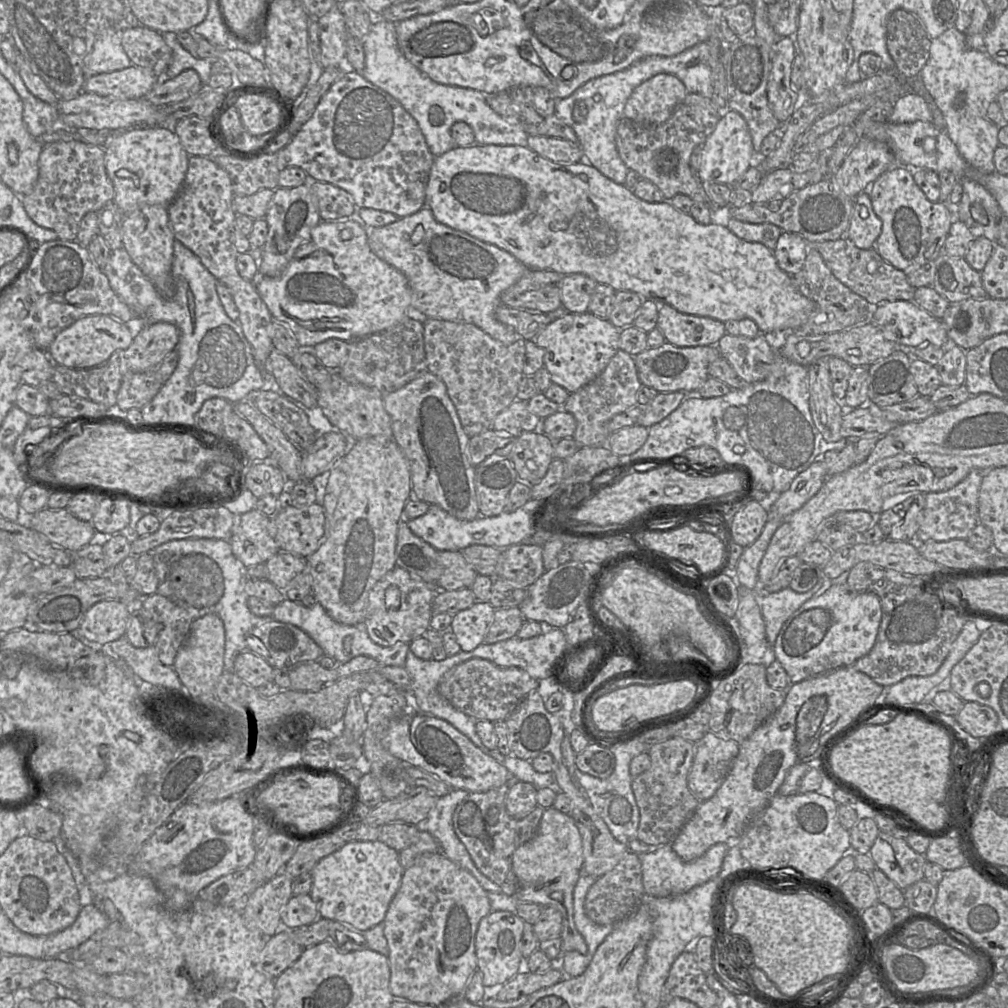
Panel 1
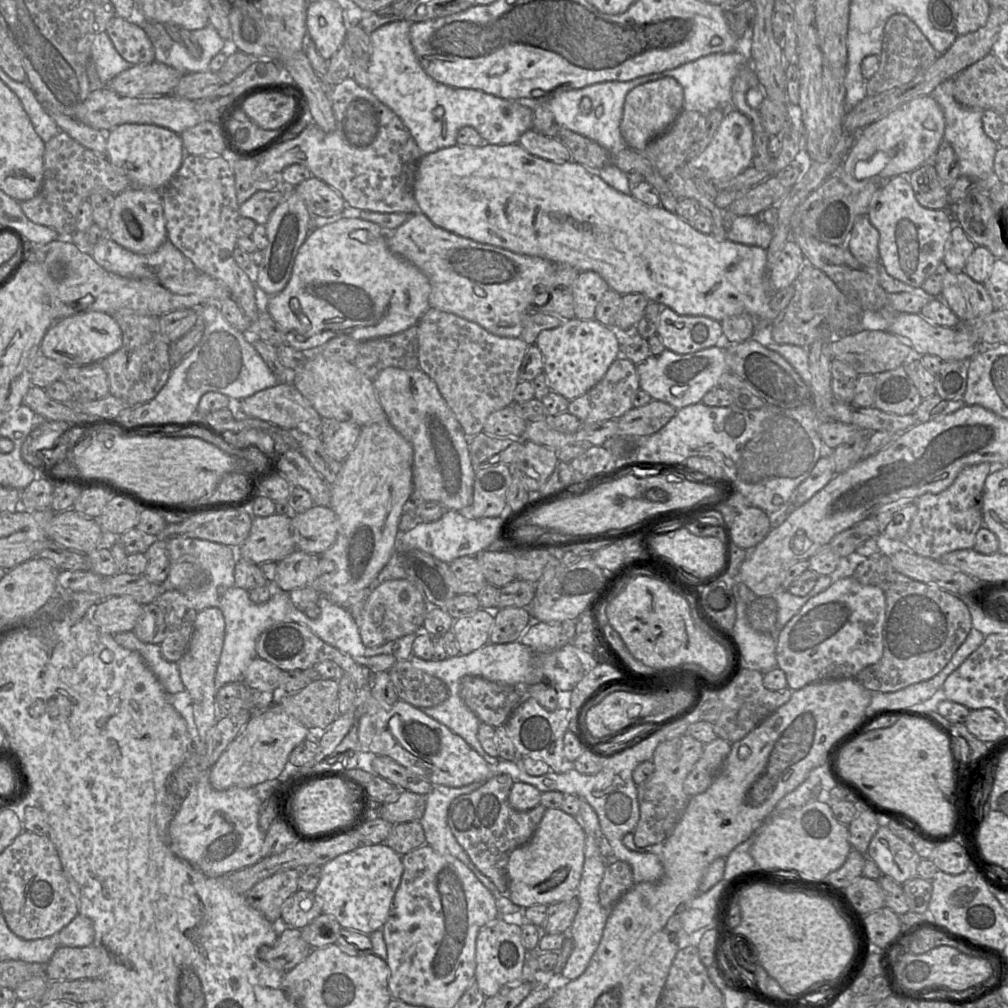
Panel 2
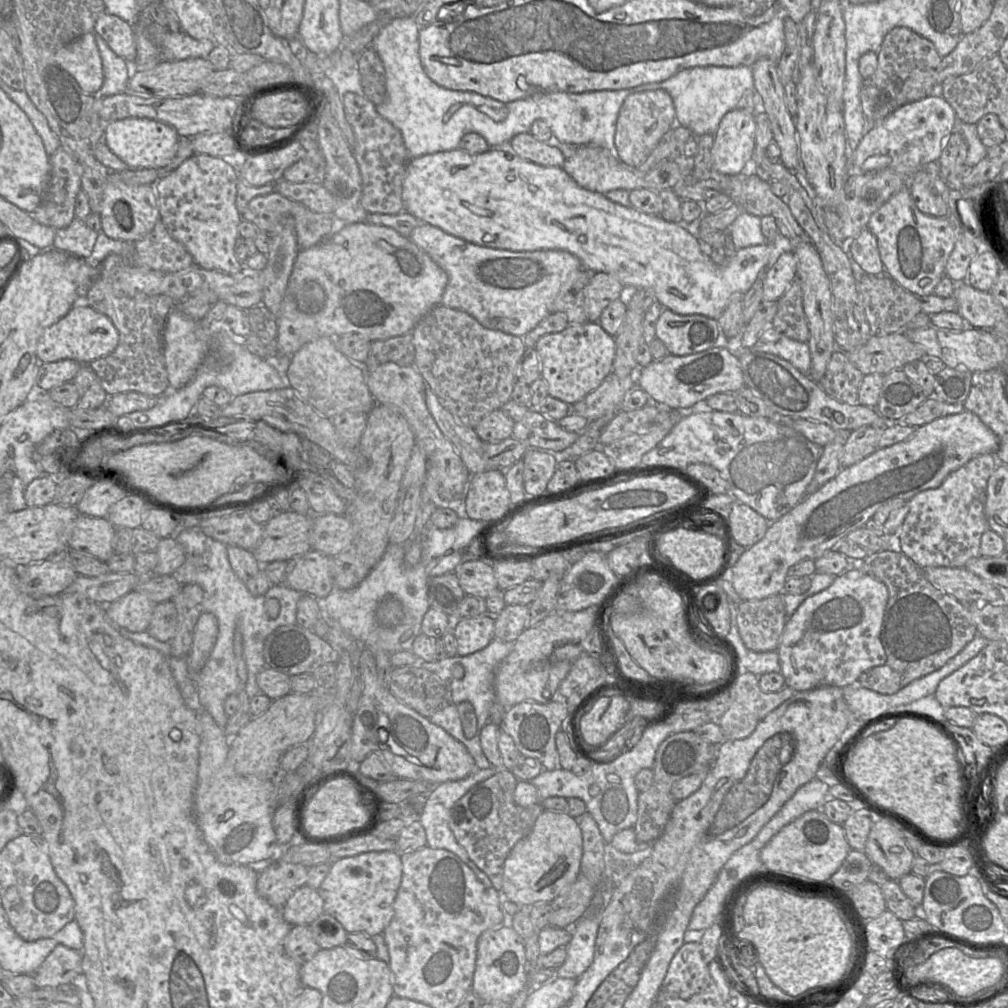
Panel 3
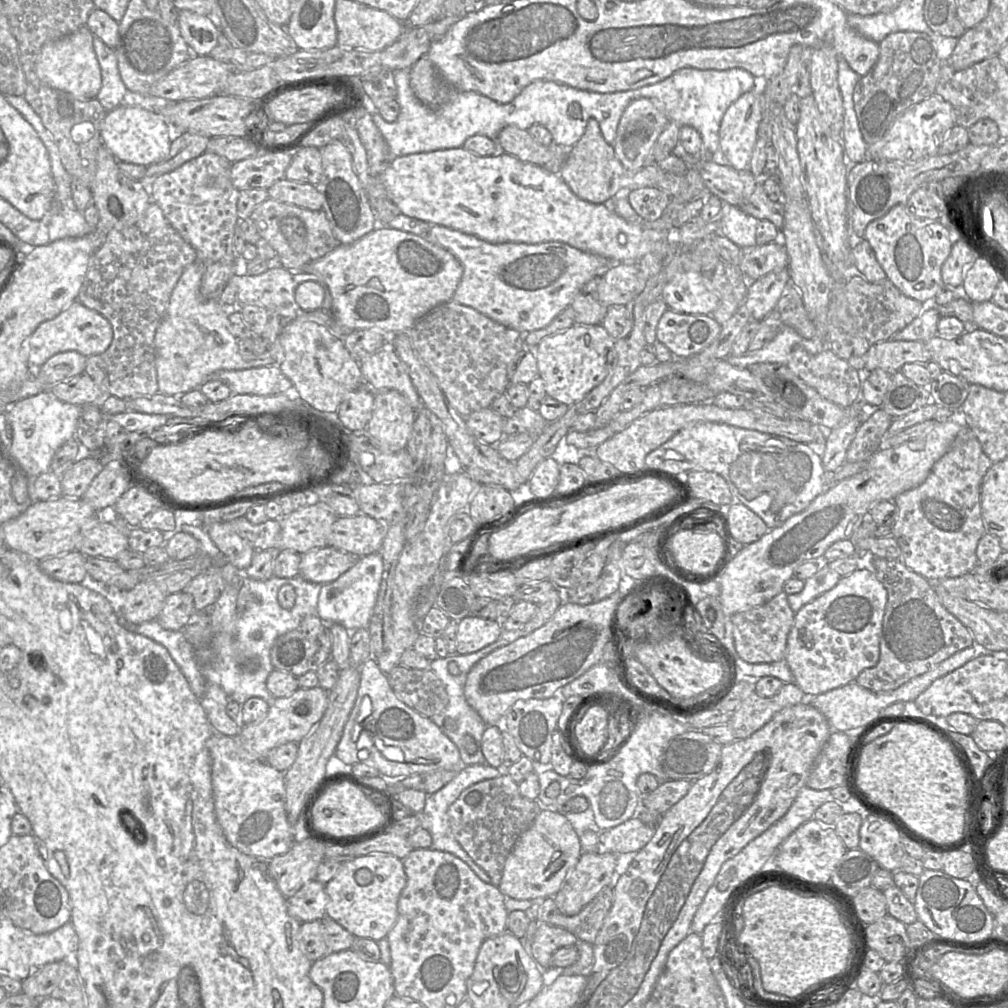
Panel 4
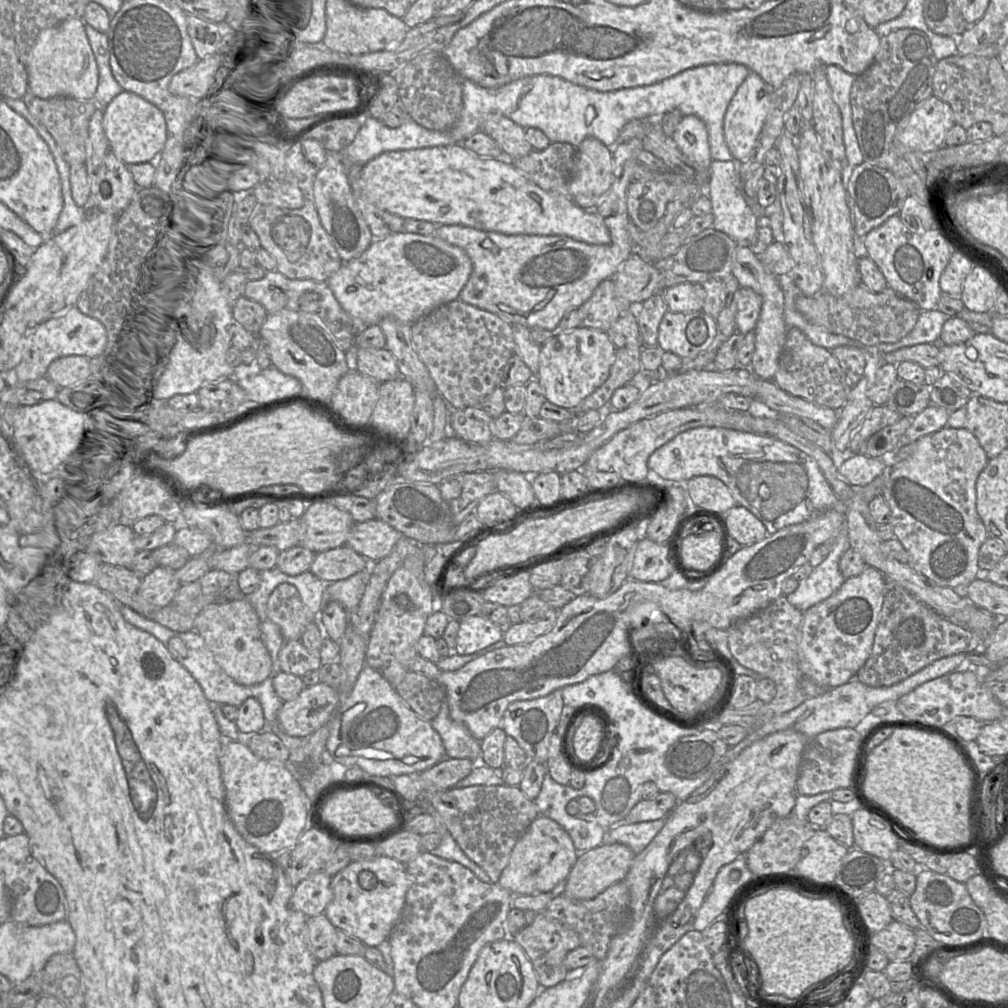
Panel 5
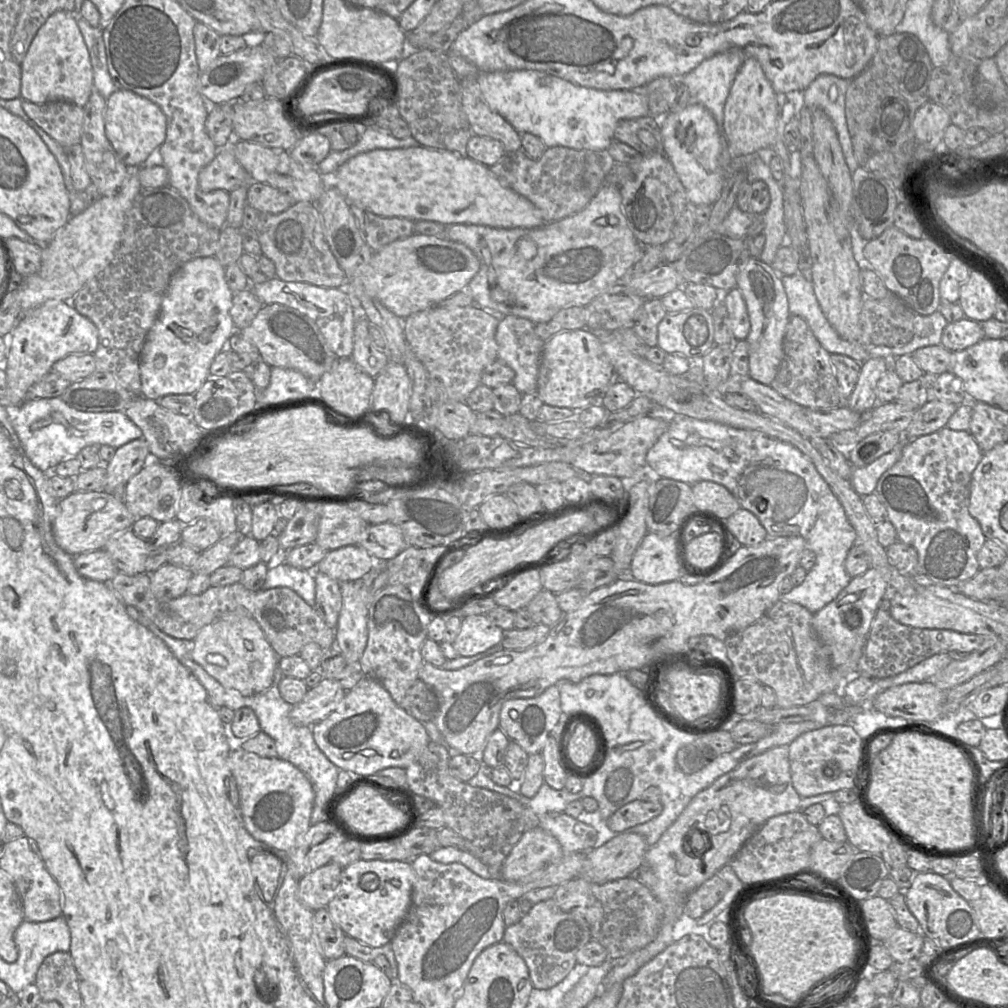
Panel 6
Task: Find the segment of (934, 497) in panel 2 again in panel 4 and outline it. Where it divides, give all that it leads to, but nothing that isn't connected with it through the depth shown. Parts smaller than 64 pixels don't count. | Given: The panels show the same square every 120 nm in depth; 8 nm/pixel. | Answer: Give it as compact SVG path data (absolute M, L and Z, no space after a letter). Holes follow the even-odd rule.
M963 428L956 436L949 450L933 465L926 480L919 486L895 497L896 520L891 535L902 551L905 566L931 582L944 578L960 577L973 572L978 564L976 548L986 533L981 515L981 485L993 462L982 450L975 434Z

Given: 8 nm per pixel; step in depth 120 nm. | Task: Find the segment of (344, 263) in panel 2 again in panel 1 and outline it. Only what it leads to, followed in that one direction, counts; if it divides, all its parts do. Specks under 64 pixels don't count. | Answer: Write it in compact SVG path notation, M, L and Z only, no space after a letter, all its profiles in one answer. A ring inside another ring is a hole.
M358 209L349 218L340 218L338 220L322 220L311 231L310 237L303 242L296 250L293 258L287 265L286 269L277 277L258 276L254 280L255 287L269 309L274 320L284 324L294 336L301 347L314 347L330 338L337 338L350 342L354 339L363 338L371 334L383 331L400 323L411 309L411 291L406 277L397 269L393 268L385 261L376 256L368 244L368 229L361 223Z

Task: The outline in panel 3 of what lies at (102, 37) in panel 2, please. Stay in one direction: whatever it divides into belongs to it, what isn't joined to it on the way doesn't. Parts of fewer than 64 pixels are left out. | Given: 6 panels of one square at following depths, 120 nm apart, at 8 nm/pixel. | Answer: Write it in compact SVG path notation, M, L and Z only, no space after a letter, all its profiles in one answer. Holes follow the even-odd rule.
M95 34L104 74L104 82L100 89L100 97L122 94L128 90L128 81L133 71L132 65L124 58L115 54L105 40Z

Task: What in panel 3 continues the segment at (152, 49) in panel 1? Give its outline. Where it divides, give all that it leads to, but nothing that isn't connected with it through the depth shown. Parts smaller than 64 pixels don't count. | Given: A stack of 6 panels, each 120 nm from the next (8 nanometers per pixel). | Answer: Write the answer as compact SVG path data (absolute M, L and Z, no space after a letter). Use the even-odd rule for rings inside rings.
M104 12L95 22L94 33L100 35L116 55L132 64L136 57L134 25Z

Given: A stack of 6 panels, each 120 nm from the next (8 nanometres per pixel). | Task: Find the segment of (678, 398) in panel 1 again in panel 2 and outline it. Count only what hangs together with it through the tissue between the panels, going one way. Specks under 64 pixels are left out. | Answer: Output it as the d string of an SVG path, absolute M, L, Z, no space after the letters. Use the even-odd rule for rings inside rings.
M652 399L640 408L632 408L618 419L617 436L647 437L663 428L678 410Z

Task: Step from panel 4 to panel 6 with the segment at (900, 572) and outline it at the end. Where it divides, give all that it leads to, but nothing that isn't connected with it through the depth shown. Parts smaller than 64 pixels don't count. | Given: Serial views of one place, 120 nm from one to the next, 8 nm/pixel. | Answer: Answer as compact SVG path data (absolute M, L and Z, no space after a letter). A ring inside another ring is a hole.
M890 593L882 599L872 621L871 628L857 665L857 674L885 678L897 675L923 660L939 653L956 651L970 654L977 650L983 636L965 634L947 629L921 629L903 625L890 614Z

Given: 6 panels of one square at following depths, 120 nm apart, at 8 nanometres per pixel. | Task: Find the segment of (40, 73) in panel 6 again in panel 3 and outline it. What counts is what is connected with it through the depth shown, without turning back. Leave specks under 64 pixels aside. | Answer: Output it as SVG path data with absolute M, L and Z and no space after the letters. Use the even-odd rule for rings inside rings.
M86 33L55 53L56 62L77 81L87 94L98 95L104 82L102 61L95 33Z

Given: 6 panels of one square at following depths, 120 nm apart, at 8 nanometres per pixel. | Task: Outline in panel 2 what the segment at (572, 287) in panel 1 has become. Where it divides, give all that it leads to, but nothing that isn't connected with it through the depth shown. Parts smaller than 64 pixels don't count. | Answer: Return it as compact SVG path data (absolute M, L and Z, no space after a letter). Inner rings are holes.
M579 272L572 289L575 317L581 320L593 319L596 306L609 289L606 281L596 272Z

